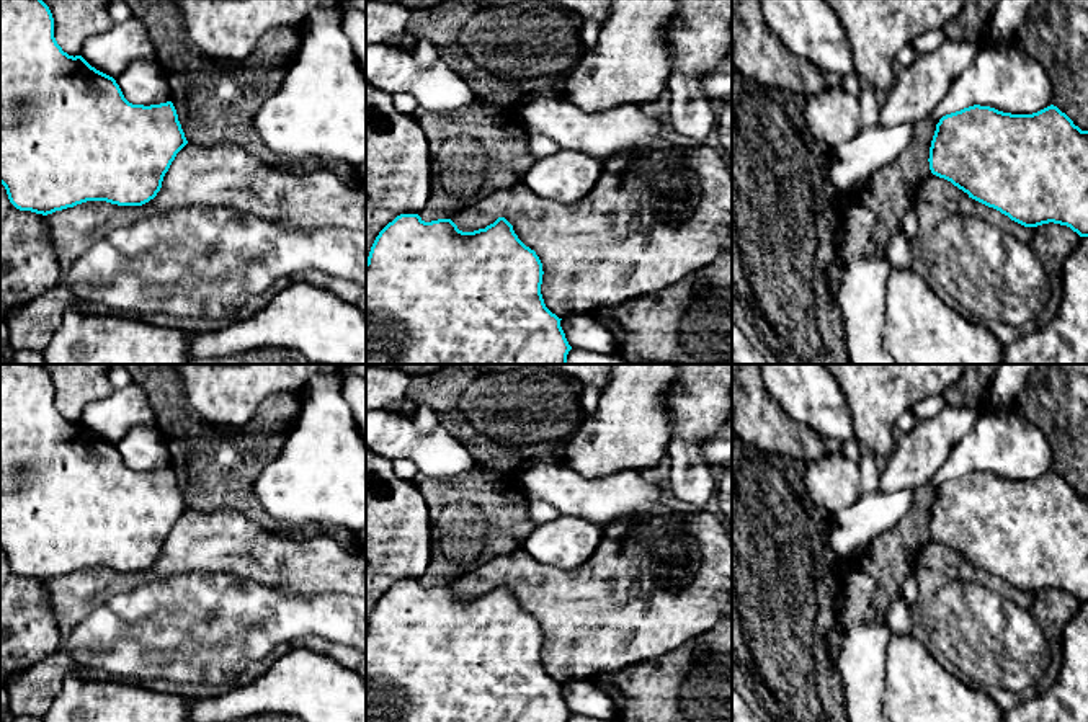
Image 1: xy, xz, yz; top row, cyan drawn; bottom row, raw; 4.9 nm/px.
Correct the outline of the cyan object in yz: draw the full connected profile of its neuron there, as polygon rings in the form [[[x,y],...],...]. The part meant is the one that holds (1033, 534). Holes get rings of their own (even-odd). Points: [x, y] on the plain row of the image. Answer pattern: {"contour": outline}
{"contour": [[[980,470],[946,480],[936,490],[928,528],[933,541],[1024,593],[1054,588],[1088,603],[1088,497],[1075,492],[1054,470],[1032,480],[1011,480]]]}

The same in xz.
{"contour": [[[400,580],[376,603],[366,627],[366,722],[567,722],[572,712],[542,665],[542,629],[534,616],[526,613],[513,596],[513,591],[498,583],[485,595],[462,598],[451,585],[425,588],[418,580]]]}

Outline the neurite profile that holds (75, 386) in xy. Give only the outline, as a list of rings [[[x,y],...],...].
[[[41,364],[54,384],[54,403],[69,421],[82,421],[88,403],[113,394],[109,364]]]

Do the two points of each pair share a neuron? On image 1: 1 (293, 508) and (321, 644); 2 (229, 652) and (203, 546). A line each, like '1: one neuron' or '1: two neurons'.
1: two neurons
2: one neuron

